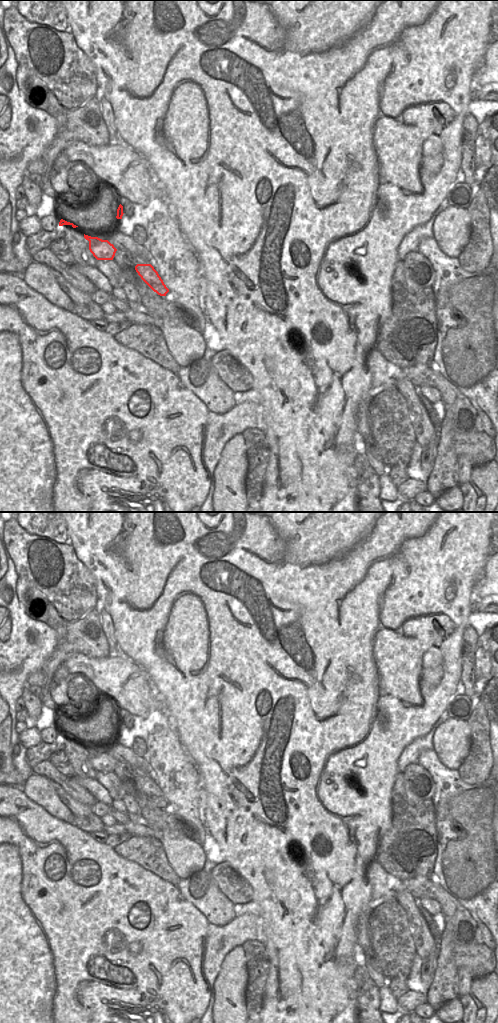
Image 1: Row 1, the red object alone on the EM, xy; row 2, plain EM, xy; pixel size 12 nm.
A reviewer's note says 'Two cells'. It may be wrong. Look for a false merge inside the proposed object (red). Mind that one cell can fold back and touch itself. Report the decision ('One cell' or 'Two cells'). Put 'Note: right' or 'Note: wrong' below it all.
Two cells
Note: right

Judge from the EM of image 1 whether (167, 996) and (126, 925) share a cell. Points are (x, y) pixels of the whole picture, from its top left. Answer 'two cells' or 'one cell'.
one cell

